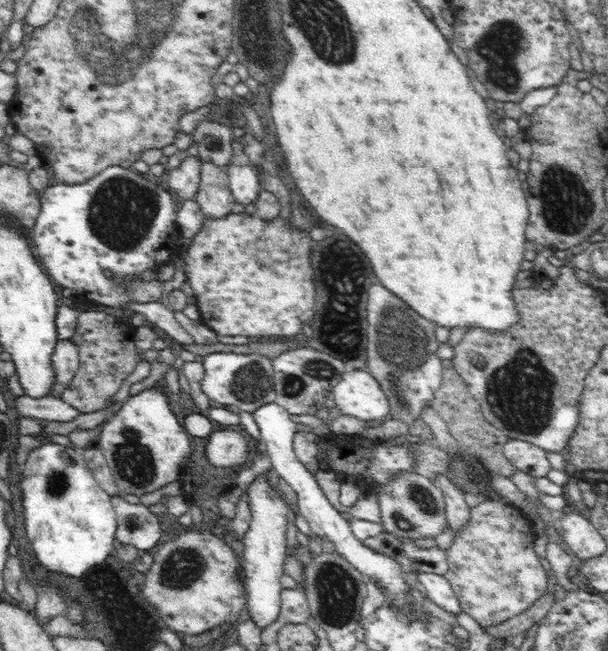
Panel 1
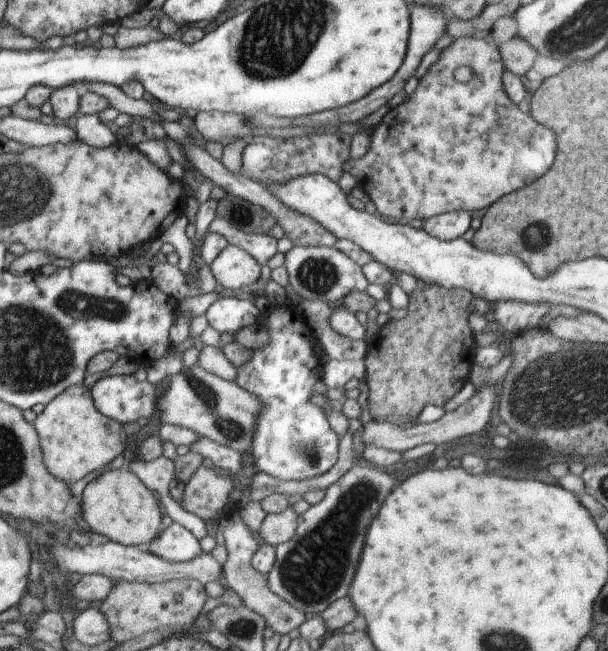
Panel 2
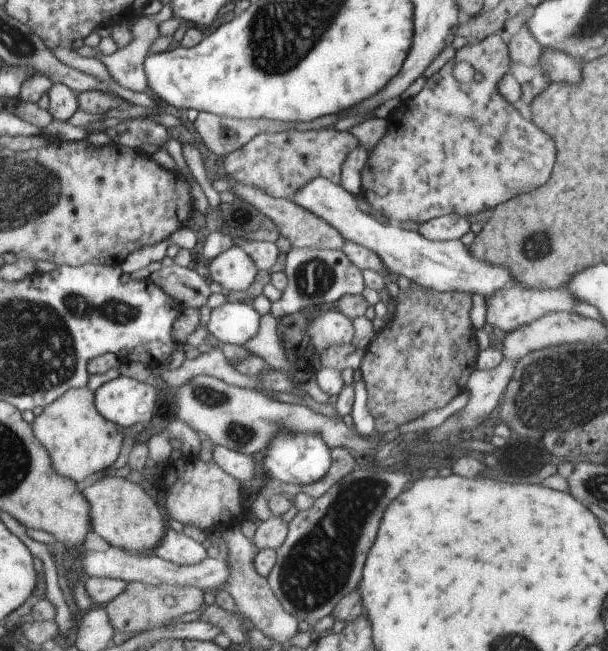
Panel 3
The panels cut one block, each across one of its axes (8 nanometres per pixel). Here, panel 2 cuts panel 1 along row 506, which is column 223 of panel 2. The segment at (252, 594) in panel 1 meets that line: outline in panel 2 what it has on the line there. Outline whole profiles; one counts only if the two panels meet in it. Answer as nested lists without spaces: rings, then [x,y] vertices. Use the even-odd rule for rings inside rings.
[[[230,244],[209,267],[217,283],[228,290],[240,290],[254,284],[262,272],[262,267],[251,254]]]

